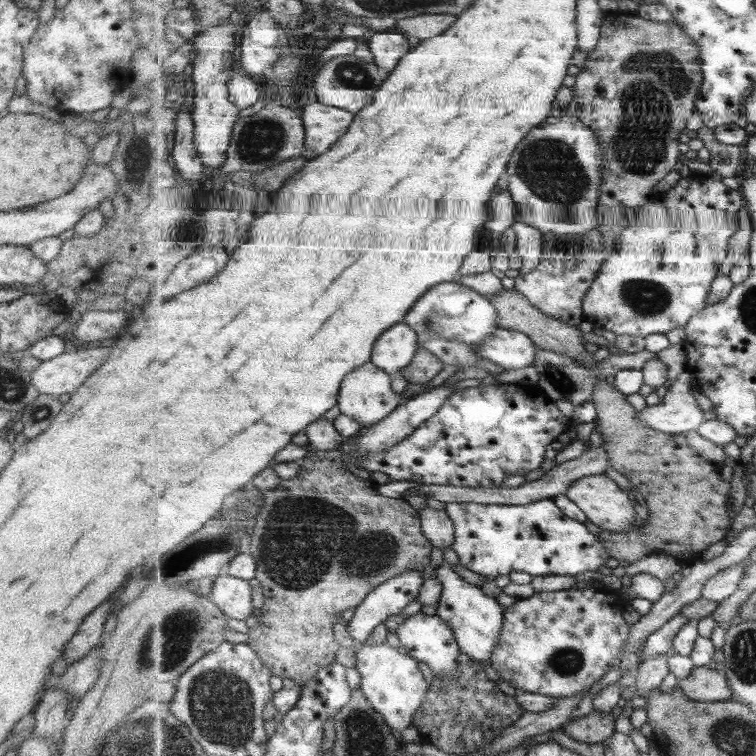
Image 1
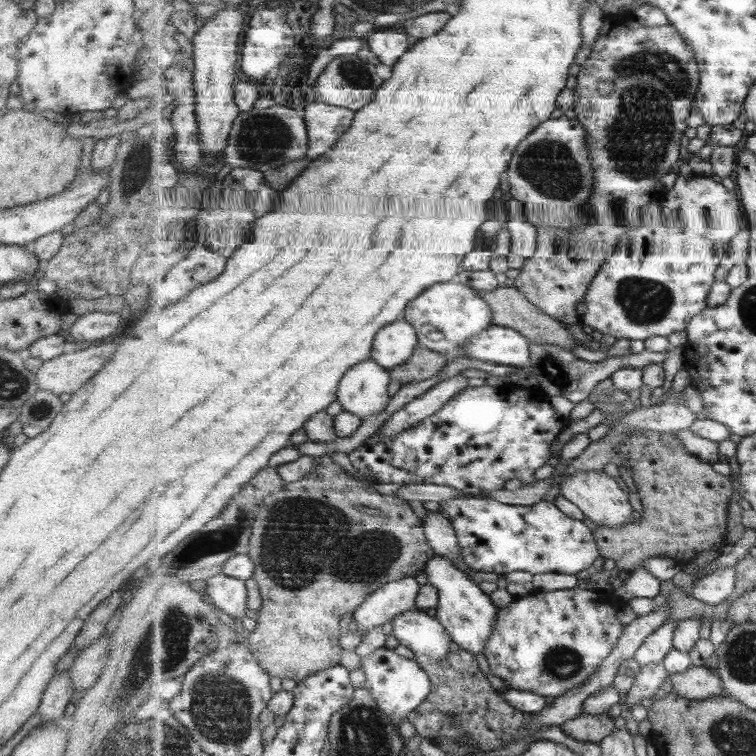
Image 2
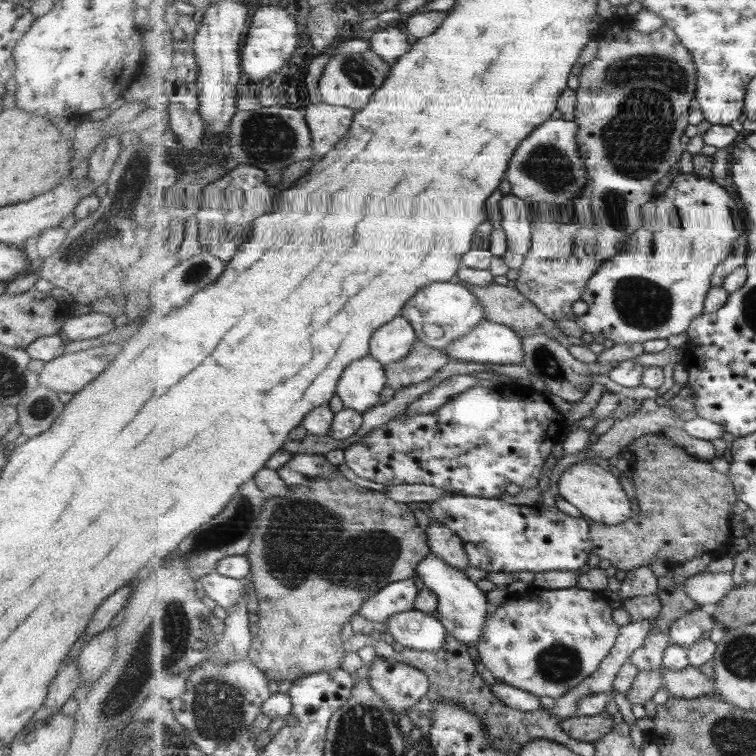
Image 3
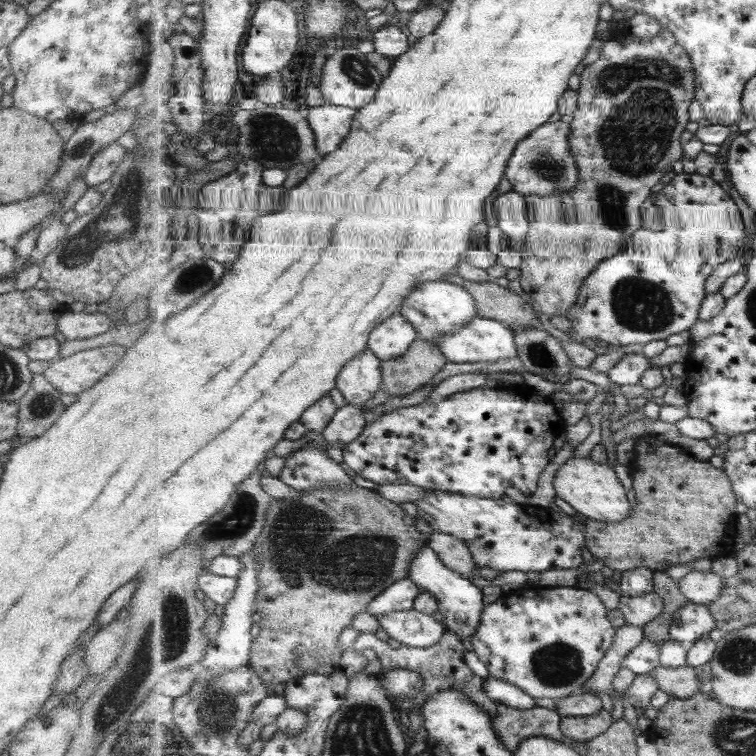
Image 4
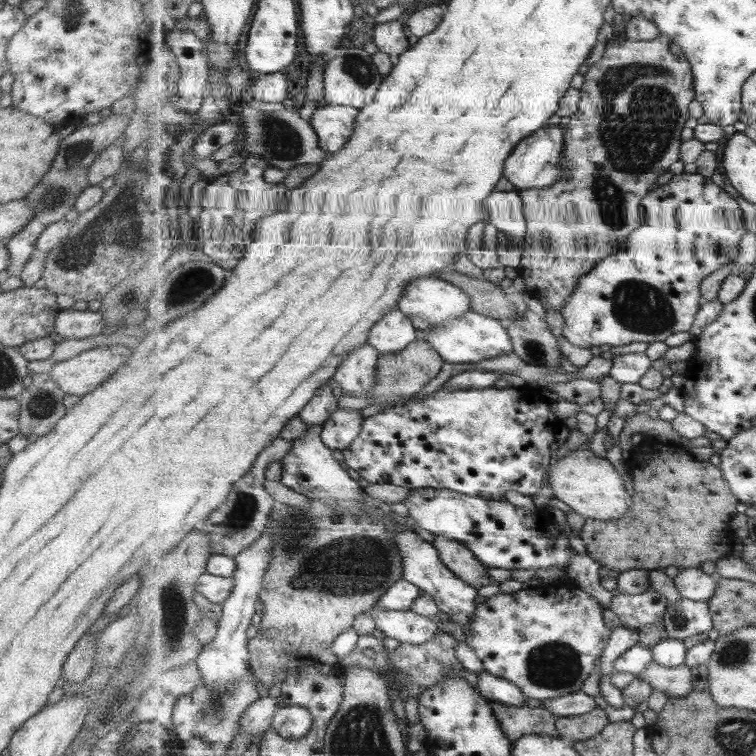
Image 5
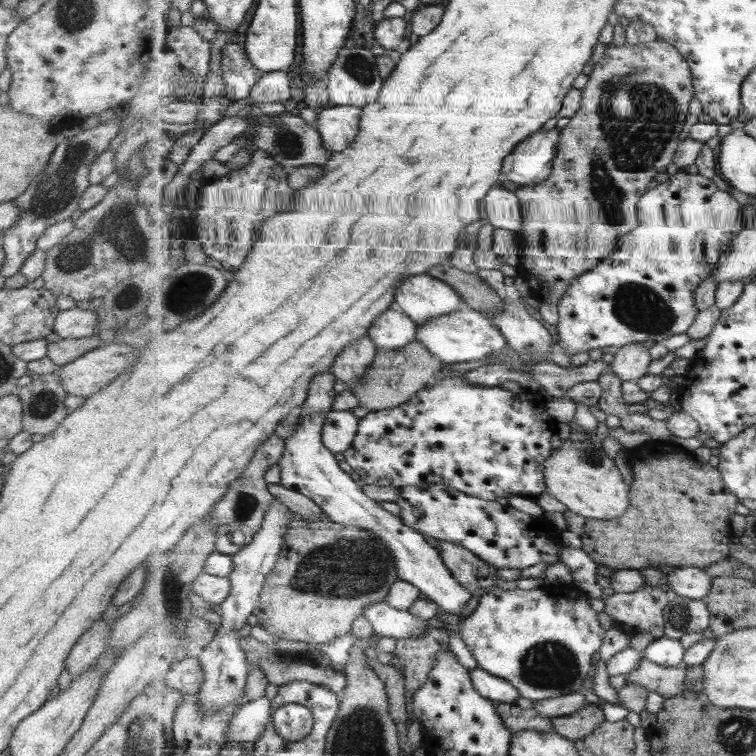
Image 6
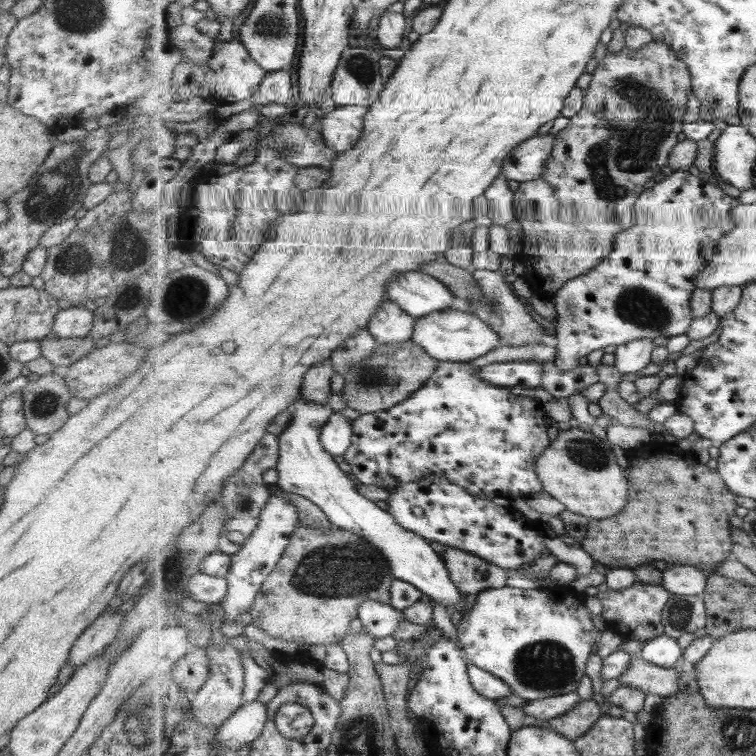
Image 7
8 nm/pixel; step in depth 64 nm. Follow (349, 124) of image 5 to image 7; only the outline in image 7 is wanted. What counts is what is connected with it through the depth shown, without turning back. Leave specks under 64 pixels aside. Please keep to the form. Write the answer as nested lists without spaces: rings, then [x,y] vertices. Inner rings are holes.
[[[336,106],[334,111],[322,115],[326,146],[338,154],[352,150],[363,135],[363,120],[369,109],[367,106]]]

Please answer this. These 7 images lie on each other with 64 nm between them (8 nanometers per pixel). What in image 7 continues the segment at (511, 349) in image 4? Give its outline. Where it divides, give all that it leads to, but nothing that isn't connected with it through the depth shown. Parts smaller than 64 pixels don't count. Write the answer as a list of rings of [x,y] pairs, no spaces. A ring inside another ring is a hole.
[[[459,305],[417,319],[412,340],[440,362],[470,362],[502,344],[501,335],[491,325],[475,315],[472,308]]]

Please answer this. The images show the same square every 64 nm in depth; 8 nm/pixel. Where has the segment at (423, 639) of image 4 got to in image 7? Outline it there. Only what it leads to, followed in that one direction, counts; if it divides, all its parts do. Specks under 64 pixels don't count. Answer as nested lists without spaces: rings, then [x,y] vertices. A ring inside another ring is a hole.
[[[375,600],[363,602],[357,616],[363,625],[364,633],[371,634],[375,639],[392,637],[401,622],[407,620],[402,610]]]

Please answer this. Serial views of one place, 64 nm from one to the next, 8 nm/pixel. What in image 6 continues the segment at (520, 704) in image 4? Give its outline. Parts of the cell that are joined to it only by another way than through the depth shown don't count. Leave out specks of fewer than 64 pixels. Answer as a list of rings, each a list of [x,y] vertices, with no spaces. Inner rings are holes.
[[[475,668],[470,671],[472,682],[476,690],[484,698],[491,700],[493,703],[516,703],[518,698],[522,698],[520,691],[512,686],[505,678],[493,676],[483,668]]]

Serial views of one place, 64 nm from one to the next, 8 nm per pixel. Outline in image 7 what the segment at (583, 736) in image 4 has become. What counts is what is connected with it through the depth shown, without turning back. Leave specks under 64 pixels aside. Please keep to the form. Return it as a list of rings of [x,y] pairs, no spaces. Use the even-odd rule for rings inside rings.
[[[592,699],[582,700],[579,706],[573,708],[571,712],[548,721],[548,727],[565,735],[568,739],[575,740],[587,734],[599,718],[606,713],[605,711],[603,706],[599,706]]]

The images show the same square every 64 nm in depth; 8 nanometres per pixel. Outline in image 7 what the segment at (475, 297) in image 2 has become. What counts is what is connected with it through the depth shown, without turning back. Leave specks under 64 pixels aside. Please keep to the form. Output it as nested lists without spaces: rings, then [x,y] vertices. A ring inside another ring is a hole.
[[[409,270],[394,277],[388,285],[388,294],[393,302],[416,319],[459,305],[458,299],[443,282],[422,270]]]

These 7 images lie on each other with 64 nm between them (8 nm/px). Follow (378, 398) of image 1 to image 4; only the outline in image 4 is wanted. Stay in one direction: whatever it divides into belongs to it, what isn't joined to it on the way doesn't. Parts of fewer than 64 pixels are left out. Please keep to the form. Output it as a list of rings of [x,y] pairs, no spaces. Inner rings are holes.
[[[371,349],[357,354],[345,364],[337,376],[336,388],[343,394],[347,404],[363,406],[383,386],[382,360]]]

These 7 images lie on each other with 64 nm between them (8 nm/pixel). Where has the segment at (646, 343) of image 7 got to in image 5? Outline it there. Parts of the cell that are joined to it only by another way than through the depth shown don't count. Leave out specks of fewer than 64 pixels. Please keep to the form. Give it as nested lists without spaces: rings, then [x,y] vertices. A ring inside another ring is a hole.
[[[618,351],[613,355],[613,368],[610,375],[621,384],[639,384],[651,370],[652,358],[646,352],[626,353]]]

